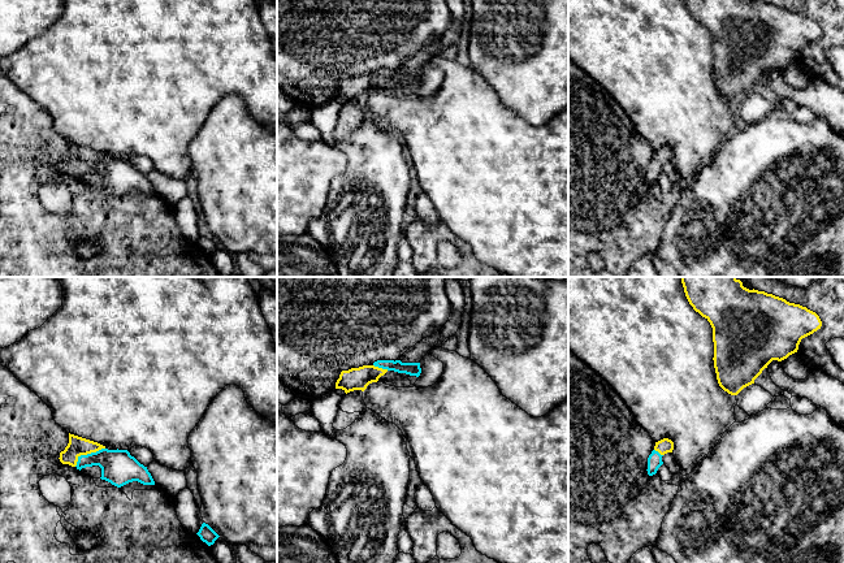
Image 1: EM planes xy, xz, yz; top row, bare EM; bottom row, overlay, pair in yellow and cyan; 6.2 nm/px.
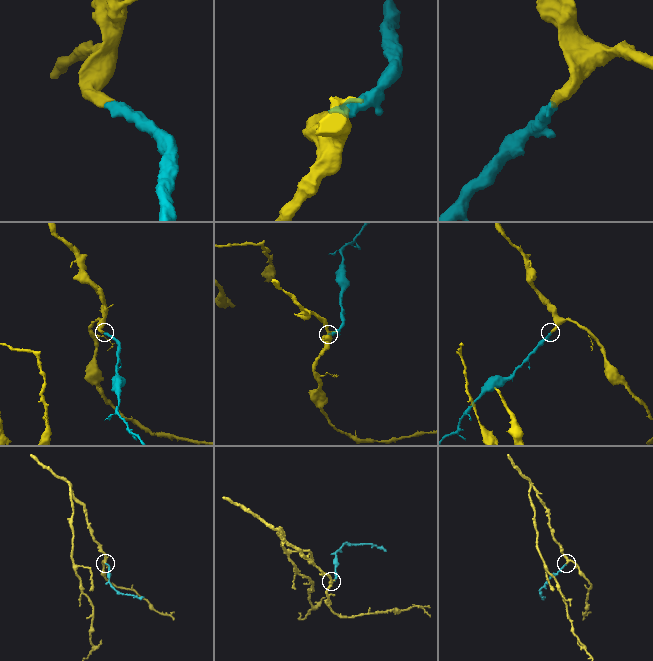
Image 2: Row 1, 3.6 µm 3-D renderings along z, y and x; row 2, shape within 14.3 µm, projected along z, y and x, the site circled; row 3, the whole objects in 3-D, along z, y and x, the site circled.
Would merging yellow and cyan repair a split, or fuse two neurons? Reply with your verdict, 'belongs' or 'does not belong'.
belongs

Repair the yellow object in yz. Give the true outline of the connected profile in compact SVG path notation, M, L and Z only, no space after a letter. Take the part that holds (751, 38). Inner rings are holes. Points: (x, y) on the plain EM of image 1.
M684 0L713 36L719 95L737 104L772 70L797 61L802 47L822 35L819 25L765 0Z

